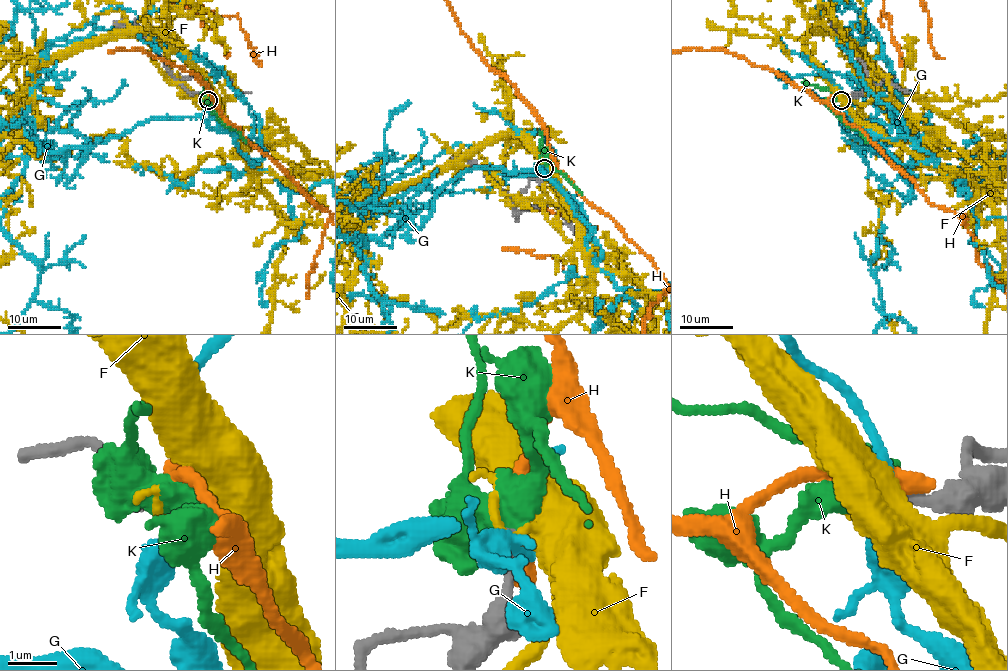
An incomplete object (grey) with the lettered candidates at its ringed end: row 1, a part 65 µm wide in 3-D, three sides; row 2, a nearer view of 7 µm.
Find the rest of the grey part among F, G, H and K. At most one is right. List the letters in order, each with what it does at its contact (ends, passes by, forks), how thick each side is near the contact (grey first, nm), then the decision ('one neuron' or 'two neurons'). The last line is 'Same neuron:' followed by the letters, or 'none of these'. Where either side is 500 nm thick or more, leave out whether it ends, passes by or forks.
F: it passes by; 200 nm thick on the grey side, 170 nm on the other; two neurons
G: it passes by; 240 nm thick on the grey side, 280 nm on the other; two neurons
H: 300 nm thick on the grey side, 600 nm on the other; two neurons
K: 200 nm thick on the grey side, 500 nm on the other; two neurons
Same neuron: none of these

